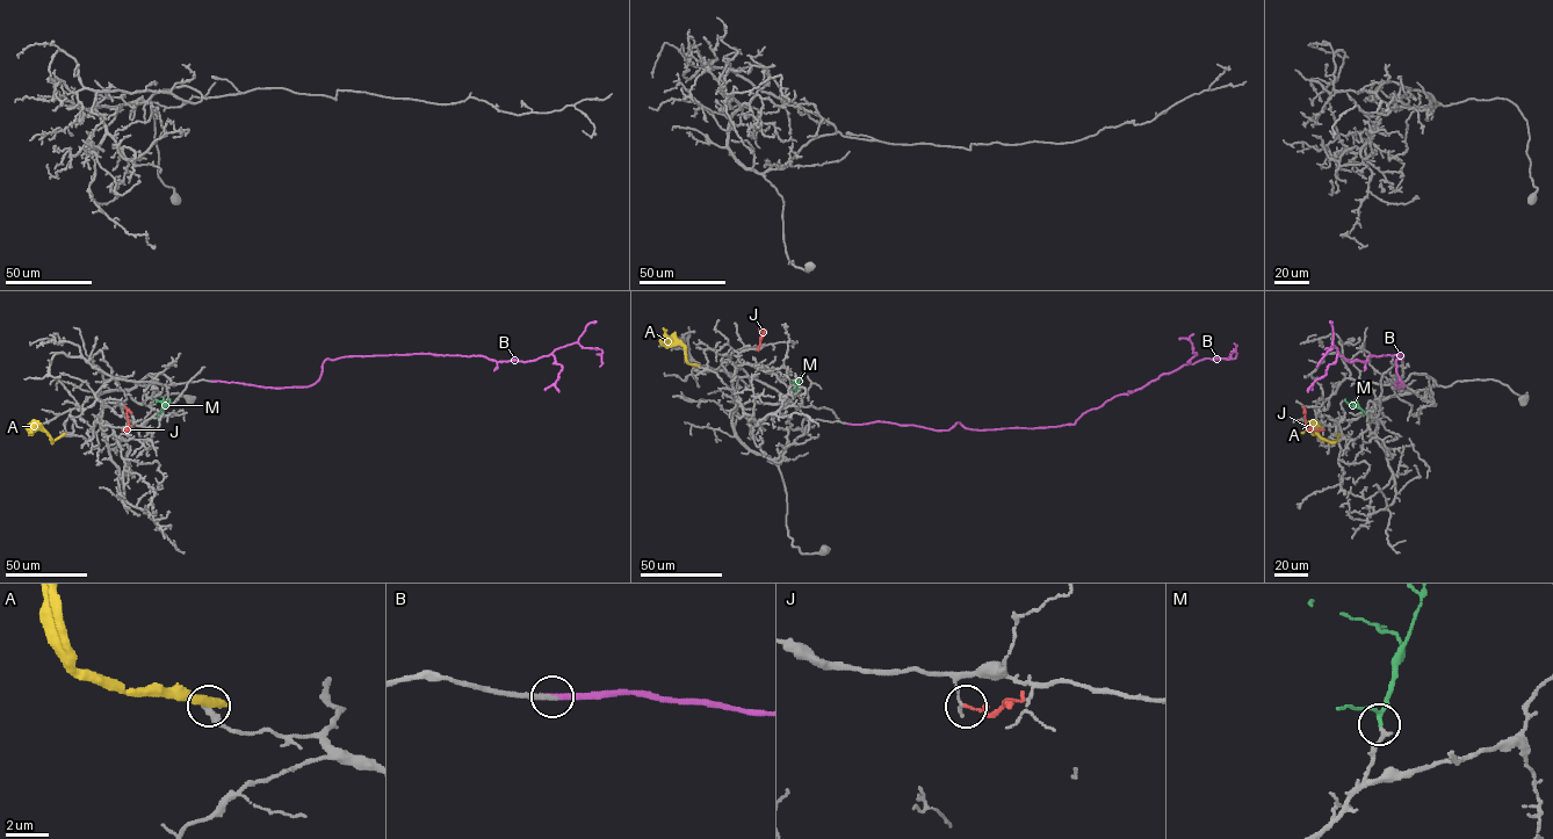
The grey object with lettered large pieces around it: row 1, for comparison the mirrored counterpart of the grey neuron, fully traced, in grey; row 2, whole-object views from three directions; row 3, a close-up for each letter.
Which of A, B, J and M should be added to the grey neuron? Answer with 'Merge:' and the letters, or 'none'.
Merge: B, M

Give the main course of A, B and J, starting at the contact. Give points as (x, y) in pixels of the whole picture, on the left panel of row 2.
A: (63, 434), (51, 441), (40, 428), (29, 433)
B: (212, 381), (308, 387), (318, 380), (326, 359), (428, 353), (525, 362), (577, 342), (601, 351), (600, 366)
J: (122, 429), (128, 424), (127, 409), (131, 413)

